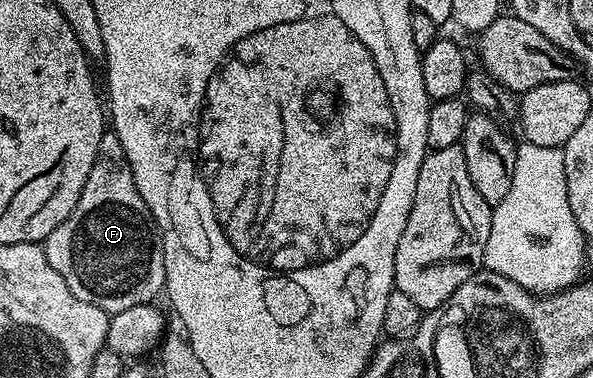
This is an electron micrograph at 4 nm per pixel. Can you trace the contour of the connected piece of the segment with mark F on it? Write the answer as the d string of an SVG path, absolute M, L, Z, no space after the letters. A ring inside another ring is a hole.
M107 130L103 138L99 138L97 161L95 166L91 166L91 174L87 174L87 182L83 186L83 194L79 194L79 202L75 202L75 210L71 210L66 220L51 230L43 247L47 262L51 262L55 274L59 274L59 278L71 286L71 294L91 306L99 306L105 312L112 314L136 304L152 304L158 299L157 295L162 295L165 267L161 231L153 221L151 210L147 210L147 202L143 202L139 194L139 186L135 186L119 134Z

